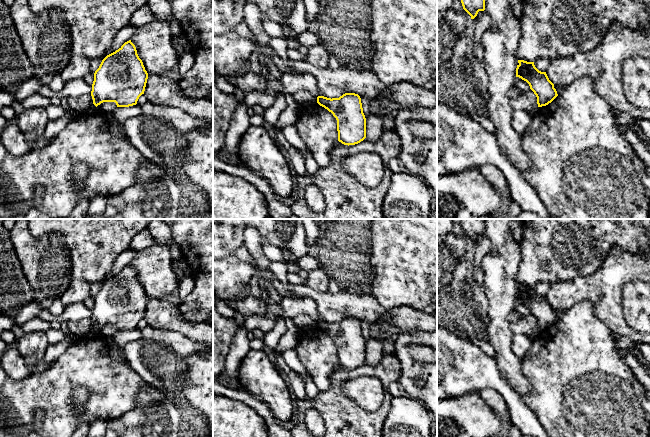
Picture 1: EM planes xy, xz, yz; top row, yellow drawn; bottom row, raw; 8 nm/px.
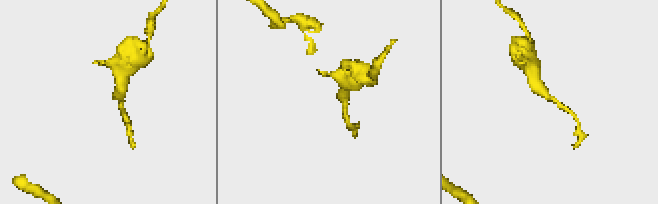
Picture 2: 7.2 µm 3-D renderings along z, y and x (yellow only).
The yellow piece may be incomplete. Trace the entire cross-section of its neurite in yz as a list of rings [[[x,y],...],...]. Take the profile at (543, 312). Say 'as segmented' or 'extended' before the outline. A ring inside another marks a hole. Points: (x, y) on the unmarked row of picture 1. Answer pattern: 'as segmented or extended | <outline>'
as segmented | [[[518,284],[518,287],[516,301],[521,302],[529,308],[530,313],[537,321],[538,331],[551,327],[558,318],[546,296],[539,295],[535,291],[534,286]]]

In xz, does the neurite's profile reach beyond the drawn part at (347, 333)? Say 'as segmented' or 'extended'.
as segmented

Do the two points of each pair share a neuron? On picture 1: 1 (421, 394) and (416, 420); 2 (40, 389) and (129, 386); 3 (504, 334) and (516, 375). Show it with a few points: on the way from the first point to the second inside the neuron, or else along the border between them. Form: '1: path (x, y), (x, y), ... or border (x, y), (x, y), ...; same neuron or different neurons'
1: border (403, 393), (420, 402); different neurons
2: path (62, 379), (107, 379); same neuron
3: path (504, 344), (504, 355), (509, 365); same neuron

